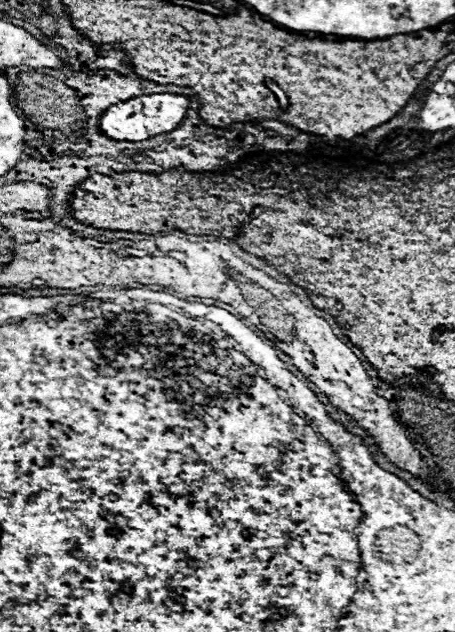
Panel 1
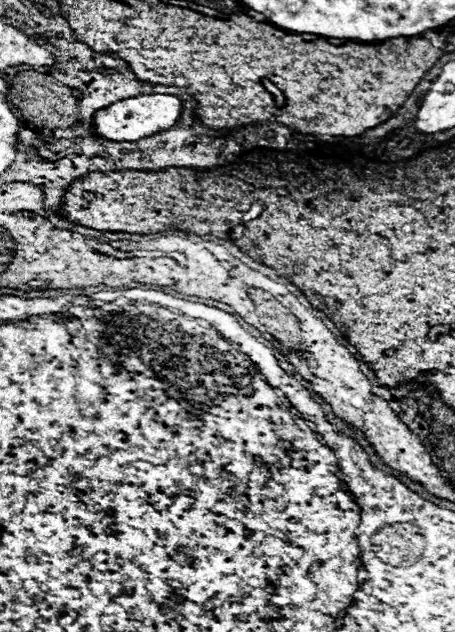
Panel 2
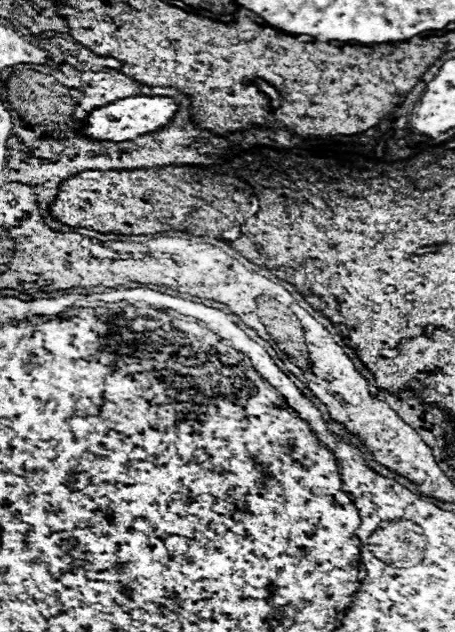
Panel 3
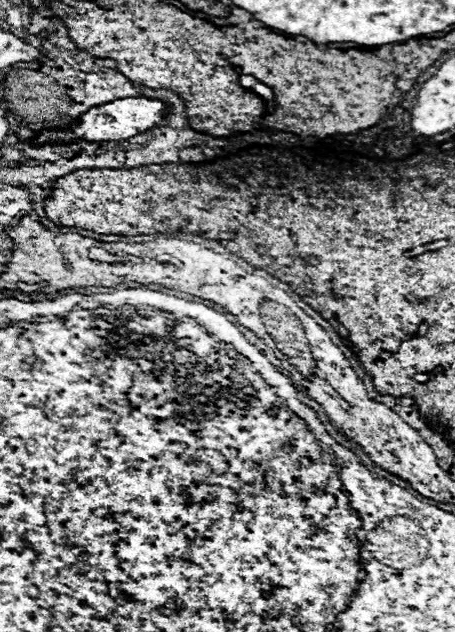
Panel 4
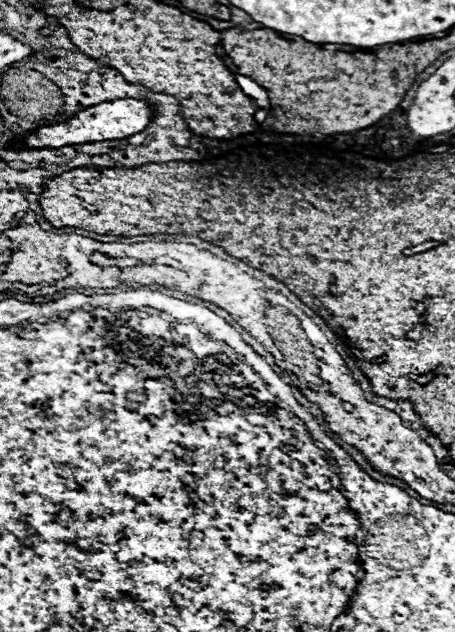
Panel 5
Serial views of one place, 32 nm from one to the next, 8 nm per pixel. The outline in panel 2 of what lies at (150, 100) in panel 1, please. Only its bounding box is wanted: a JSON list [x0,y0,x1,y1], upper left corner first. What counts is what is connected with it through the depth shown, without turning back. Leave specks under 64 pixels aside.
[92,94,182,142]

